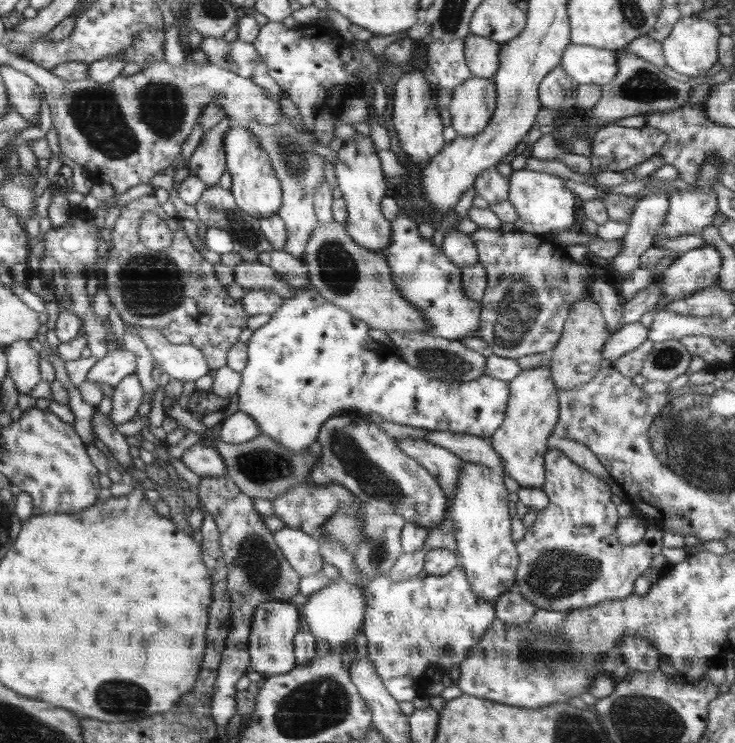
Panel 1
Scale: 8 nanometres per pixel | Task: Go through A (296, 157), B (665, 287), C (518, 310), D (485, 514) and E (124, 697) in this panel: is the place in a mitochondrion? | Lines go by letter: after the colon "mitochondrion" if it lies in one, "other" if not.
A: mitochondrion
B: other
C: mitochondrion
D: other
E: mitochondrion

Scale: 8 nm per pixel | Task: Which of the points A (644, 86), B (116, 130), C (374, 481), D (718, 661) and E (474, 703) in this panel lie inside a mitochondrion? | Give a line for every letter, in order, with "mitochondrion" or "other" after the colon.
A: mitochondrion
B: mitochondrion
C: mitochondrion
D: other
E: other

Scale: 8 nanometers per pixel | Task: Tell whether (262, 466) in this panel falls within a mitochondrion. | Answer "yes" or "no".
yes

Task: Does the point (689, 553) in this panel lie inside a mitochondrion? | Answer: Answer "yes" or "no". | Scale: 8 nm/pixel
no

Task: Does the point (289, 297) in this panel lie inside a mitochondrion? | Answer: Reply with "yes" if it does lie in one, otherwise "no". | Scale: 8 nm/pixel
no

